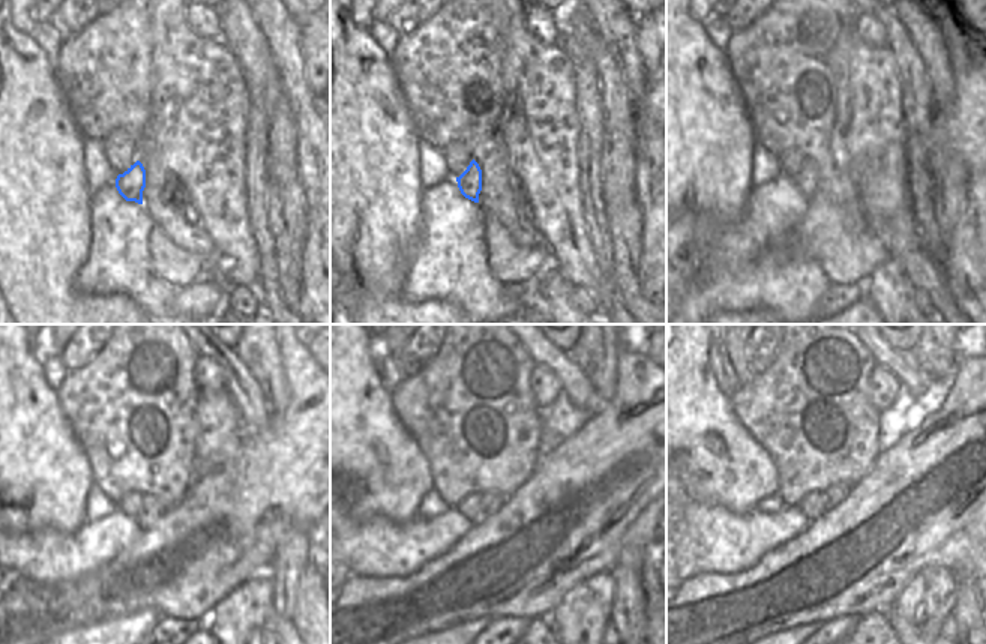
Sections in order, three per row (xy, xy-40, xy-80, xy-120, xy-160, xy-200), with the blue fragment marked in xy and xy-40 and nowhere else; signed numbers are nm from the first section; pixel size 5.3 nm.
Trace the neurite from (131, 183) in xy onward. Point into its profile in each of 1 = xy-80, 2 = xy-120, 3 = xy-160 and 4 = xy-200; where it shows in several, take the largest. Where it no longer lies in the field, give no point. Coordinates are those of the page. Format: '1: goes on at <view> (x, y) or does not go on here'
1: goes on at xy-80 (806, 180)
2: goes on at xy-120 (152, 509)
3: goes on at xy-160 (491, 502)
4: goes on at xy-200 (835, 496)

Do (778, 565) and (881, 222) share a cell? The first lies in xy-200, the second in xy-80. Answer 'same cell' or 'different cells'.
different cells

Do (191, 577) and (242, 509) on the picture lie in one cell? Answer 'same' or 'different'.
same

